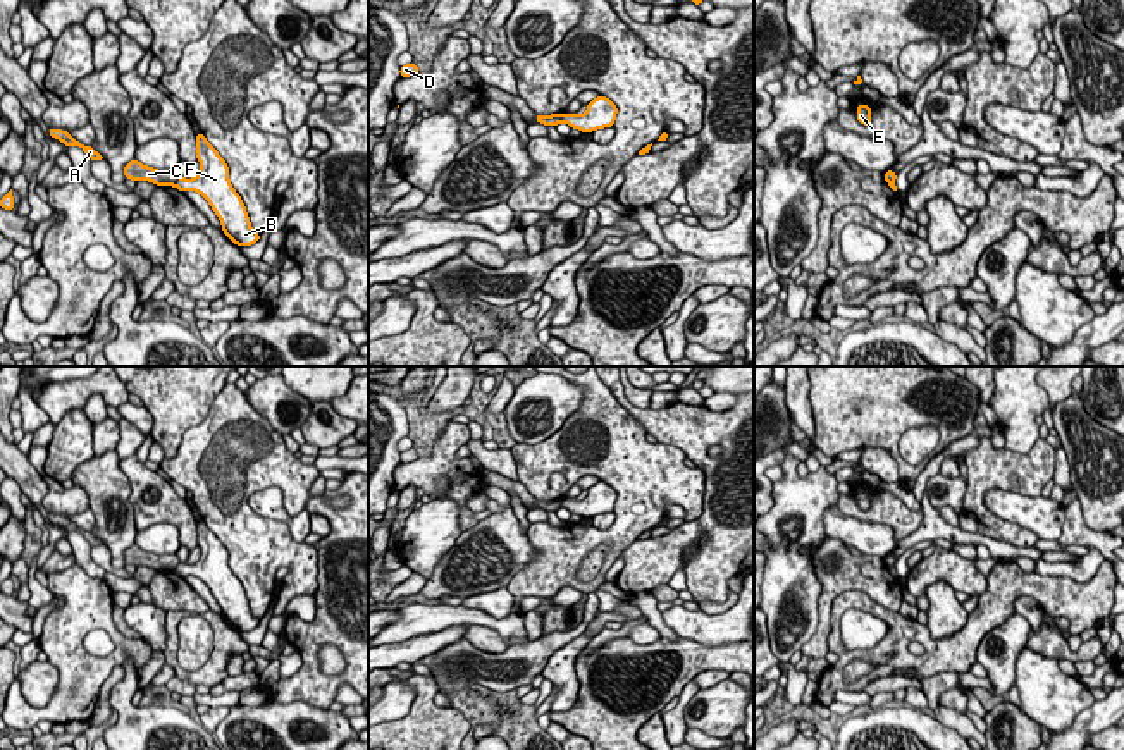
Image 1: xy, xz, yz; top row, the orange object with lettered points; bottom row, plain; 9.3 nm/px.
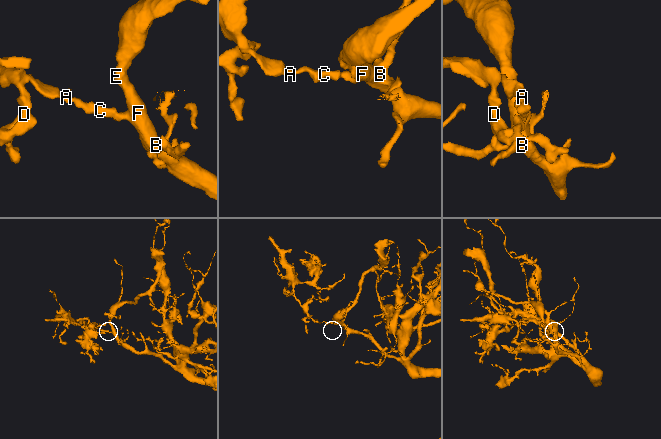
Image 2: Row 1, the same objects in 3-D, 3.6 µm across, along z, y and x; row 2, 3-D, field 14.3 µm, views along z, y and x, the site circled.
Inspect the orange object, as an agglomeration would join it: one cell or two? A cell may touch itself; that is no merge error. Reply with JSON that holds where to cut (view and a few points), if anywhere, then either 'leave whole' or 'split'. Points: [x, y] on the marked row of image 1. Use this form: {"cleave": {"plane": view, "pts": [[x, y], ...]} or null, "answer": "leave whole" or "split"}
{"cleave": {"plane": "xy", "pts": [[179, 178], [172, 184]]}, "answer": "split"}

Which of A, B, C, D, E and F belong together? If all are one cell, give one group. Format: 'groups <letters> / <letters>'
groups A C D / B E F

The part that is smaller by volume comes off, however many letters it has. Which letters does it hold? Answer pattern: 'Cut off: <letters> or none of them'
Cut off: A, C, D

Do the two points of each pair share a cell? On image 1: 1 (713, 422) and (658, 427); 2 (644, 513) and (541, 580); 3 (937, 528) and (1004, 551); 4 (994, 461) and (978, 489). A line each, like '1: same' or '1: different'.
1: same
2: same
3: same
4: same

